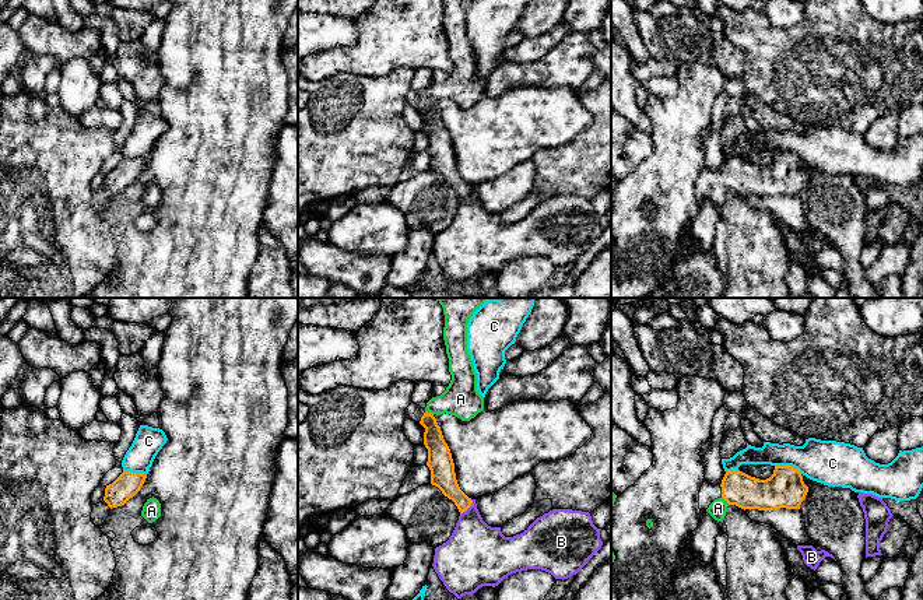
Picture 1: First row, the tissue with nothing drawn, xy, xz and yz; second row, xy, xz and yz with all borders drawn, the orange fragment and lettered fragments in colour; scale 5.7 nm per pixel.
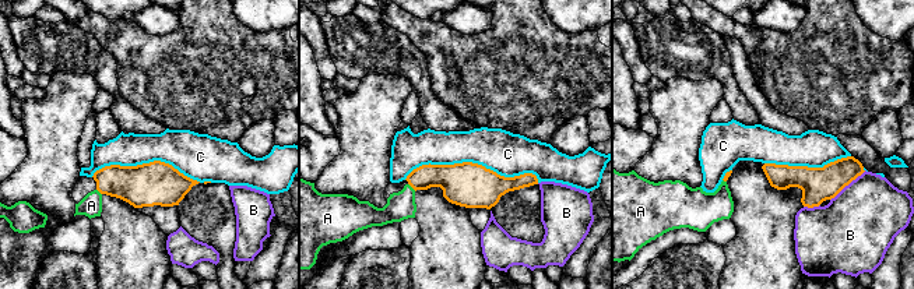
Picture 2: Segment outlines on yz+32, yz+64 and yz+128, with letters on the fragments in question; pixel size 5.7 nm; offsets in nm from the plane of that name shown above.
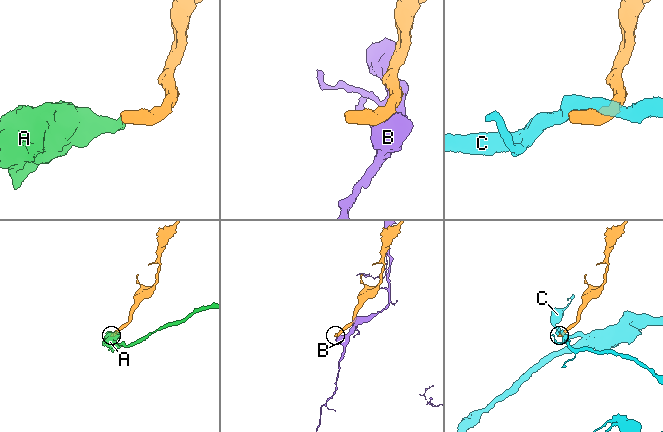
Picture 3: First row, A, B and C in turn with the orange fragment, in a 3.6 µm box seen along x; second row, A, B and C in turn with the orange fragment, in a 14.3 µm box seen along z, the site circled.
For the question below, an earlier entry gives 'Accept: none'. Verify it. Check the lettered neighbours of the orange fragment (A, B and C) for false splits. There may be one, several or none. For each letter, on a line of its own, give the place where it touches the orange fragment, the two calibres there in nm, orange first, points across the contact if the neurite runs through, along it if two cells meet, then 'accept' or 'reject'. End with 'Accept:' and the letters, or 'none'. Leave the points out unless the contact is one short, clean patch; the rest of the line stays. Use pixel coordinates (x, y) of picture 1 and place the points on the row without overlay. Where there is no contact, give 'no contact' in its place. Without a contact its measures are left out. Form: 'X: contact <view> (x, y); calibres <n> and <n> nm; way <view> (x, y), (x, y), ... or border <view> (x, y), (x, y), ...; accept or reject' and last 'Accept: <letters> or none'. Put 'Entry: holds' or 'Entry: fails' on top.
Entry: fails
A: contact xz (430, 100); calibres 130 and 200 nm; way xz (439, 141), (432, 125), (430, 100), (438, 91), (460, 86); accept
B: contact xz (467, 195); calibres 140 and 320 nm; reject
C: contact yz (789, 153); calibres 220 and 260 nm; reject
Accept: A

